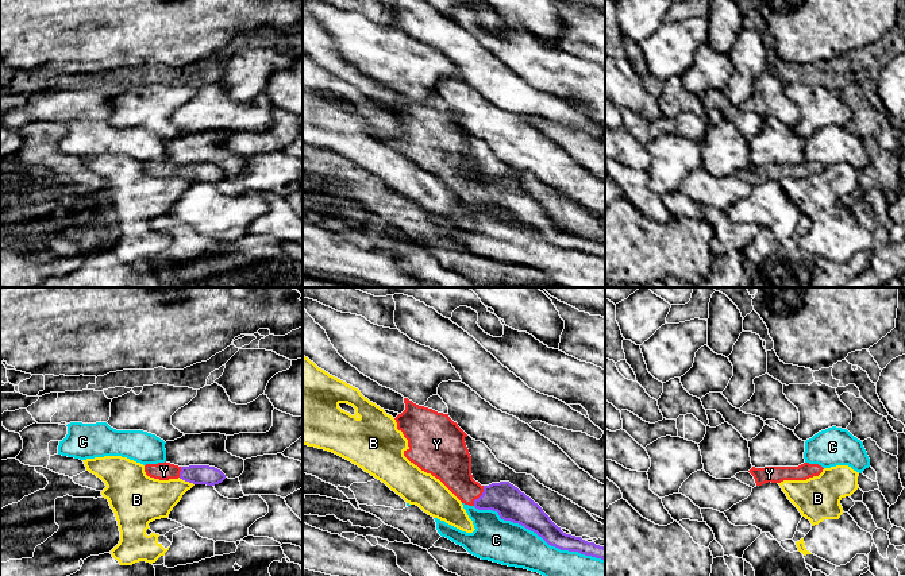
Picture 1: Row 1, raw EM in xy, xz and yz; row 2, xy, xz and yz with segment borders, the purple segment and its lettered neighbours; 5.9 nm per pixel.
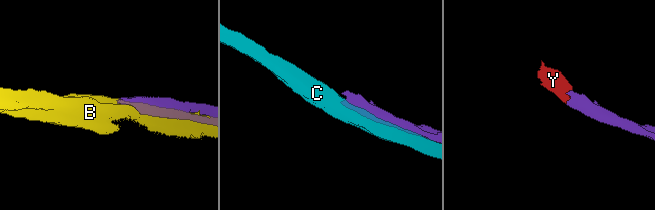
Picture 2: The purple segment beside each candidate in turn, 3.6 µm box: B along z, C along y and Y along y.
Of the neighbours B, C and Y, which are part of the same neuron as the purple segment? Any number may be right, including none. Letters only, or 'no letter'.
Y

